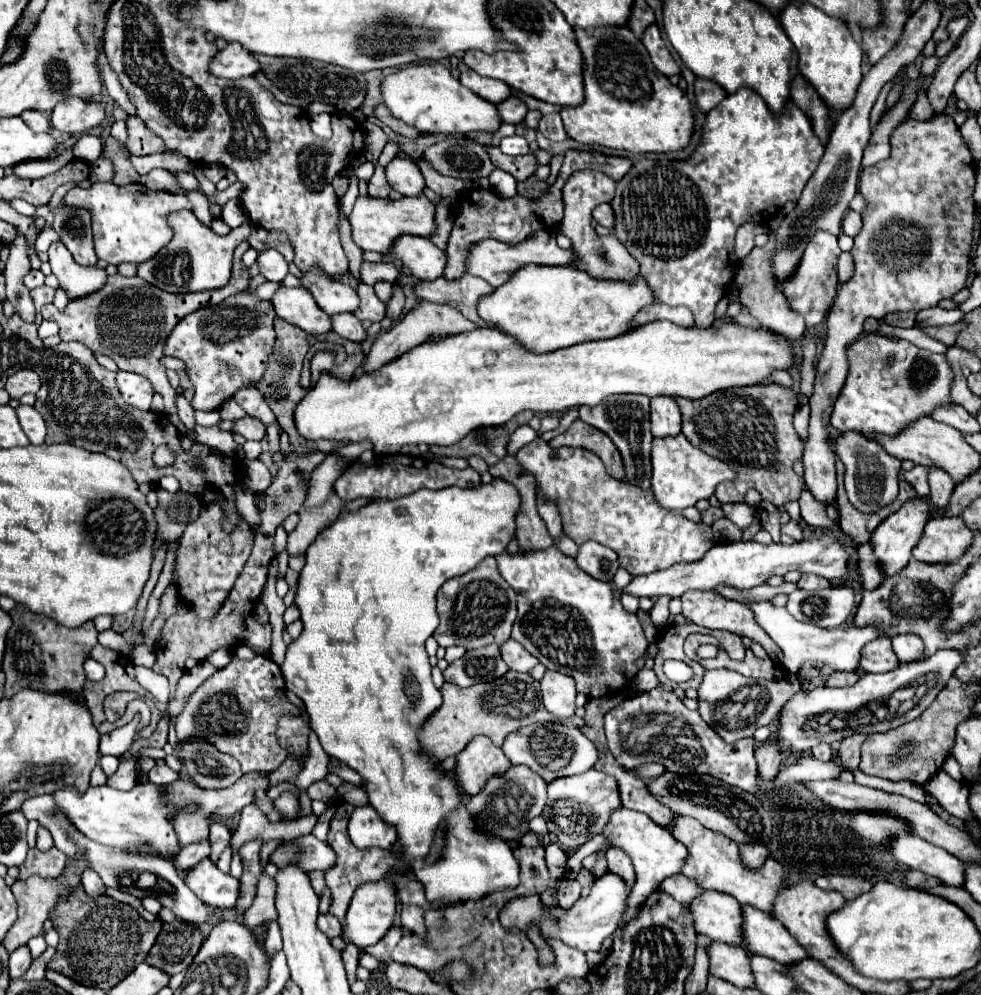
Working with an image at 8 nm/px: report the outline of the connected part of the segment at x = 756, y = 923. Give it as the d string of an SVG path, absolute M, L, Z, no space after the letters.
M748 904L742 906L742 942L752 954L778 960L780 964L790 964L808 956L778 920Z

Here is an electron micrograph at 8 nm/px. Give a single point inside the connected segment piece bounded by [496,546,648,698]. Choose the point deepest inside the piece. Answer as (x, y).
(596, 641)

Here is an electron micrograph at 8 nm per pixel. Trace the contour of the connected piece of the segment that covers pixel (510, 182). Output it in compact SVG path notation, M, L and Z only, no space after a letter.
M494 170L490 174L490 184L492 184L492 190L498 194L498 196L504 196L504 198L510 198L516 194L516 178L512 178L510 174L506 174L504 170Z

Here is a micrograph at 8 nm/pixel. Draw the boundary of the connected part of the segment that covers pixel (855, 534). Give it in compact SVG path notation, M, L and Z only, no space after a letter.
M838 462L838 496L836 496L836 508L838 512L842 514L842 530L846 534L852 536L852 540L856 544L862 544L862 542L868 542L870 538L870 532L886 518L890 516L892 512L896 512L906 500L914 498L916 492L914 488L908 484L908 482L900 482L900 494L894 502L890 502L886 508L878 510L878 512L872 512L872 514L864 514L860 510L856 510L848 496L846 496L846 490L844 490L844 464Z

